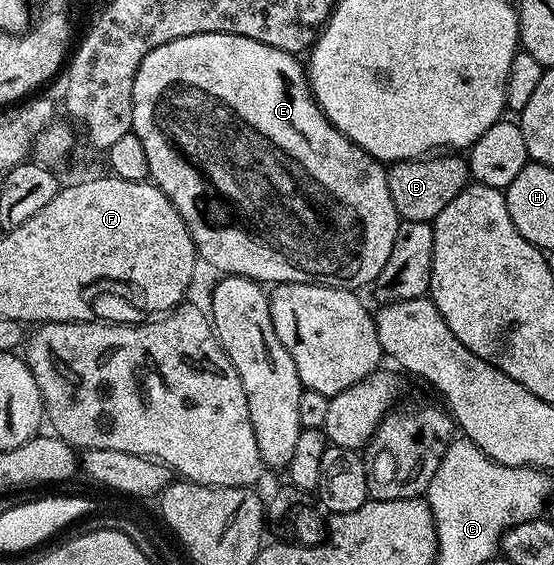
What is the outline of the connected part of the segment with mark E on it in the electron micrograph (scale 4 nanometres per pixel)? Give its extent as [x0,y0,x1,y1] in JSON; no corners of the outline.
[133,32,399,290]

